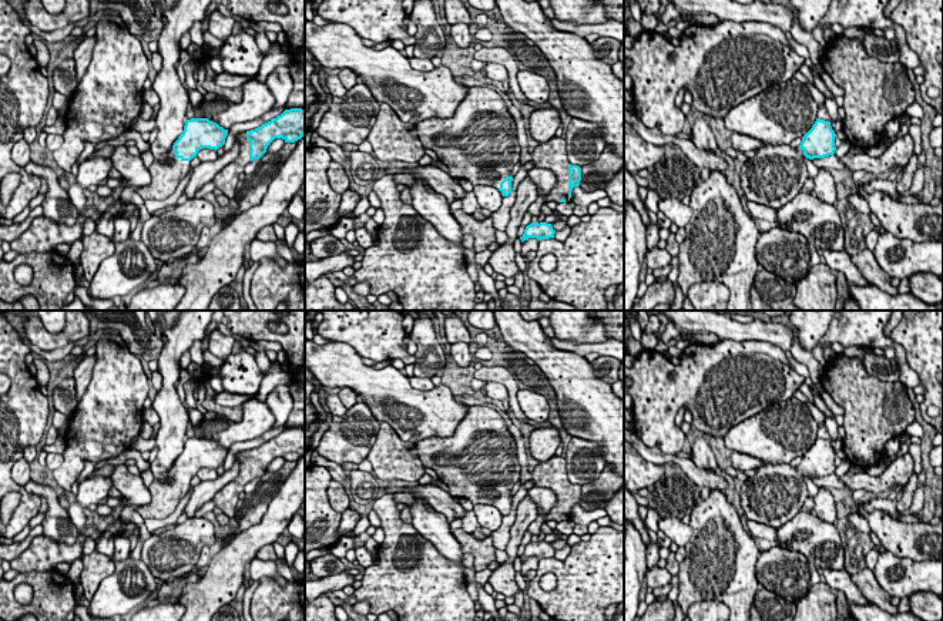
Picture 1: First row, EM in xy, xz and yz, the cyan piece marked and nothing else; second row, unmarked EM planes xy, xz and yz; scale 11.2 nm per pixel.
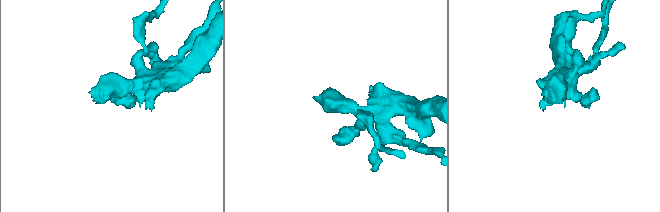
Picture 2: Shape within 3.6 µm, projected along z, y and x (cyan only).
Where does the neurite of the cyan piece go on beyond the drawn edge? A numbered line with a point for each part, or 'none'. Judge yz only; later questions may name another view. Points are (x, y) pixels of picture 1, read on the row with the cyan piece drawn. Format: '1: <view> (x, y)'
1: yz (777, 173)

